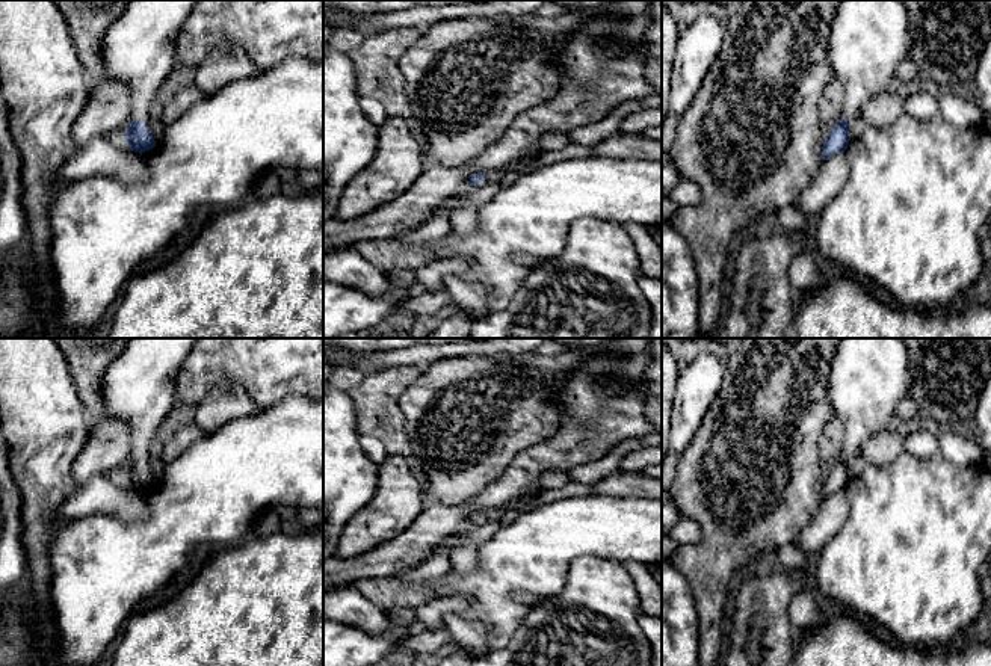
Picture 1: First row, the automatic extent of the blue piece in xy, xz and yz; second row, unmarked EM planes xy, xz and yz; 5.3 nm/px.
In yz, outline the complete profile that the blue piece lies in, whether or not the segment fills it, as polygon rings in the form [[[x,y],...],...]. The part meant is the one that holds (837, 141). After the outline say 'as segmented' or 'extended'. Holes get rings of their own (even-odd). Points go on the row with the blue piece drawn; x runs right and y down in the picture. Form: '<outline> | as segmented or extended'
[[[841,0],[828,38],[828,59],[844,92],[843,113],[831,127],[822,146],[822,162],[847,150],[849,122],[860,115],[861,107],[873,97],[897,85],[897,66],[911,59],[912,38],[908,11],[902,0]]] | extended

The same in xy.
[[[130,0],[101,38],[106,79],[122,83],[131,94],[131,116],[125,130],[125,145],[134,153],[156,146],[148,128],[150,112],[159,88],[177,66],[175,41],[199,0]]] | extended

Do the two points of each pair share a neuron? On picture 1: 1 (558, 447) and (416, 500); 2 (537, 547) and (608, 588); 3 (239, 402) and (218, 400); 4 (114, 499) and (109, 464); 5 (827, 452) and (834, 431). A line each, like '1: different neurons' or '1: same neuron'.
1: different neurons
2: different neurons
3: same neuron
4: different neurons
5: same neuron

